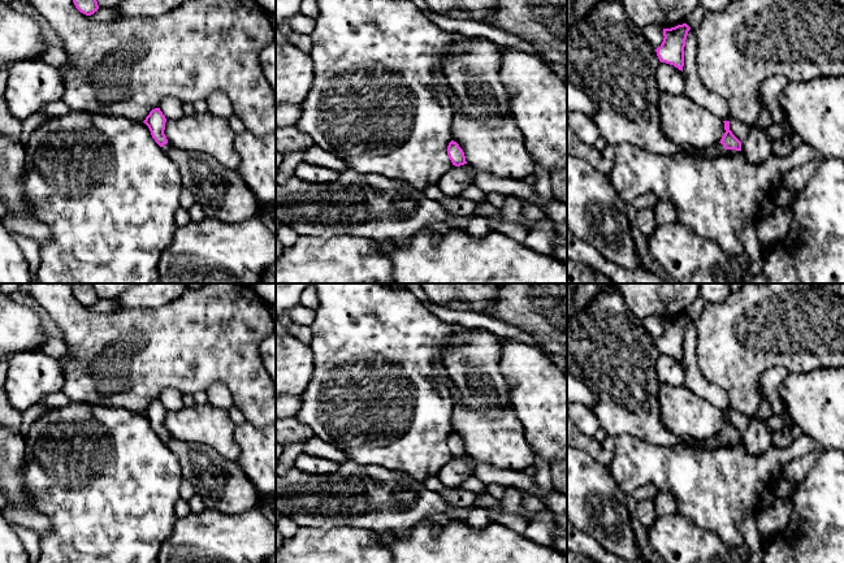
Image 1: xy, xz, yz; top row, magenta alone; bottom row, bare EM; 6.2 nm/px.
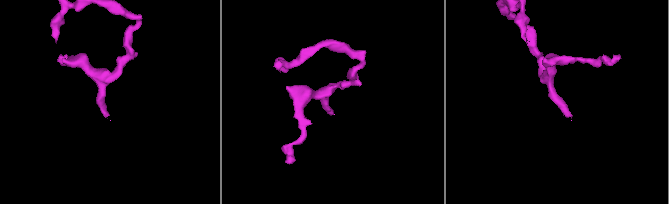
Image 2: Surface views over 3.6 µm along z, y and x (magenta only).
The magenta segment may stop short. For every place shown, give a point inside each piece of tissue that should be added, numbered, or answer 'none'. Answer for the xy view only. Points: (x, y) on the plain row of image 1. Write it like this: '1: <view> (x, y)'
1: xy (221, 484)

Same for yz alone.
1: yz (718, 441)

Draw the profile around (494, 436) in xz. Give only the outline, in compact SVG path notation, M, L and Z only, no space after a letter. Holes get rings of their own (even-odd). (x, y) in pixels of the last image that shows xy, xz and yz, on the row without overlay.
M434 360L432 369L454 400L453 432L463 441L469 458L514 472L523 472L533 464L533 451L511 407L466 407L442 360Z

